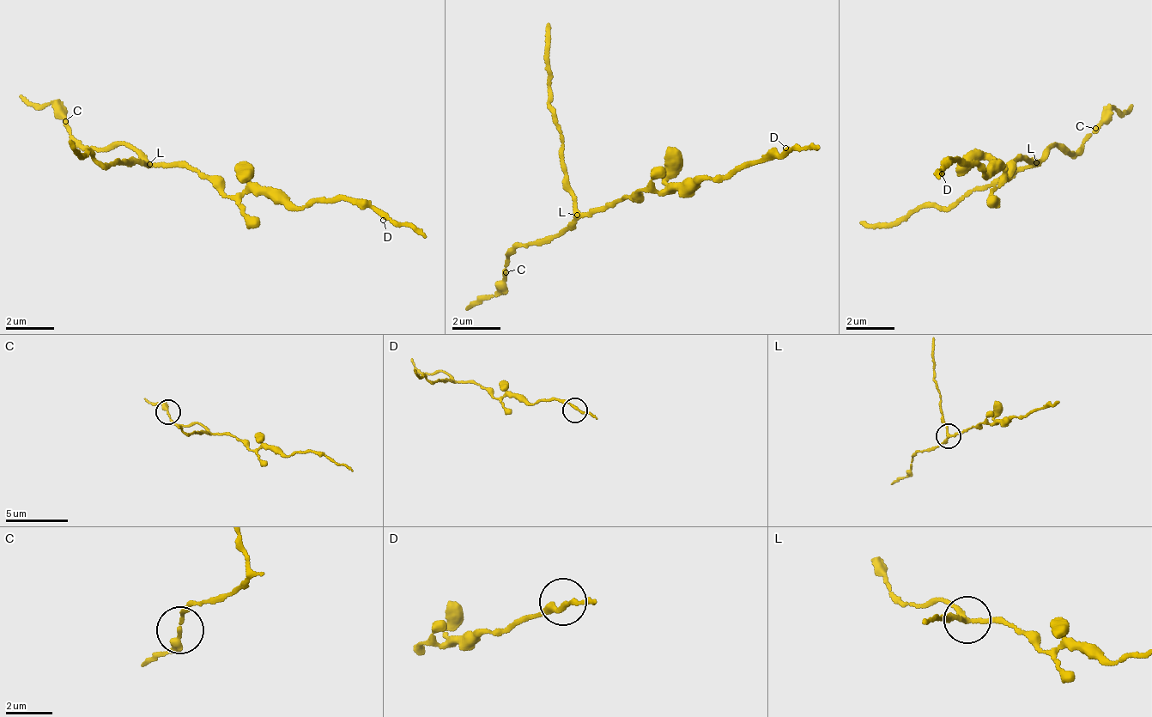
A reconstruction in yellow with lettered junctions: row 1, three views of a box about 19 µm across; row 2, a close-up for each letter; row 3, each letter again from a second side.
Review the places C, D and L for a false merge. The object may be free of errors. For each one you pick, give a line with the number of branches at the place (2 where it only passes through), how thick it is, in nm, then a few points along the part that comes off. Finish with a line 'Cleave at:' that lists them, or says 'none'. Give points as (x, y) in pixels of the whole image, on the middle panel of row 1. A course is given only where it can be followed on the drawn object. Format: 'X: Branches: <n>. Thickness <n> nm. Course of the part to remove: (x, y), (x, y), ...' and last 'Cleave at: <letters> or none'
L: Branches: 3. Thickness 170 nm. Course of the part to remove: (575, 213), (546, 67), (546, 21)
Cleave at: L

